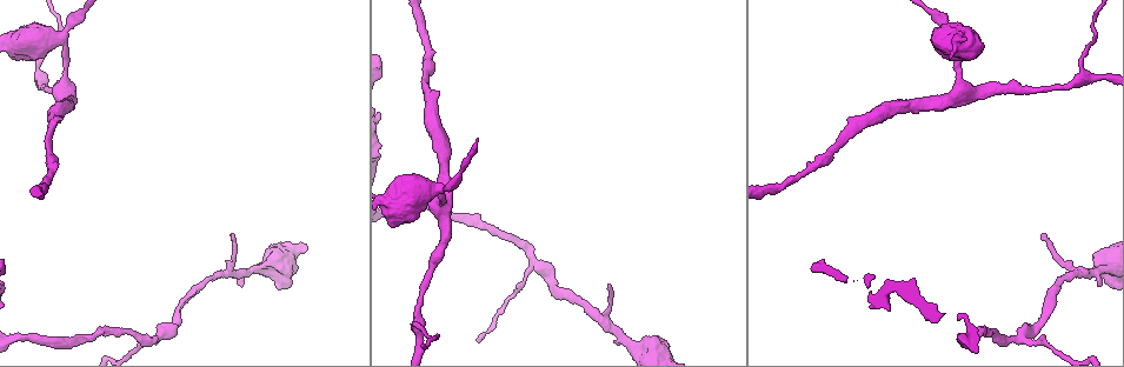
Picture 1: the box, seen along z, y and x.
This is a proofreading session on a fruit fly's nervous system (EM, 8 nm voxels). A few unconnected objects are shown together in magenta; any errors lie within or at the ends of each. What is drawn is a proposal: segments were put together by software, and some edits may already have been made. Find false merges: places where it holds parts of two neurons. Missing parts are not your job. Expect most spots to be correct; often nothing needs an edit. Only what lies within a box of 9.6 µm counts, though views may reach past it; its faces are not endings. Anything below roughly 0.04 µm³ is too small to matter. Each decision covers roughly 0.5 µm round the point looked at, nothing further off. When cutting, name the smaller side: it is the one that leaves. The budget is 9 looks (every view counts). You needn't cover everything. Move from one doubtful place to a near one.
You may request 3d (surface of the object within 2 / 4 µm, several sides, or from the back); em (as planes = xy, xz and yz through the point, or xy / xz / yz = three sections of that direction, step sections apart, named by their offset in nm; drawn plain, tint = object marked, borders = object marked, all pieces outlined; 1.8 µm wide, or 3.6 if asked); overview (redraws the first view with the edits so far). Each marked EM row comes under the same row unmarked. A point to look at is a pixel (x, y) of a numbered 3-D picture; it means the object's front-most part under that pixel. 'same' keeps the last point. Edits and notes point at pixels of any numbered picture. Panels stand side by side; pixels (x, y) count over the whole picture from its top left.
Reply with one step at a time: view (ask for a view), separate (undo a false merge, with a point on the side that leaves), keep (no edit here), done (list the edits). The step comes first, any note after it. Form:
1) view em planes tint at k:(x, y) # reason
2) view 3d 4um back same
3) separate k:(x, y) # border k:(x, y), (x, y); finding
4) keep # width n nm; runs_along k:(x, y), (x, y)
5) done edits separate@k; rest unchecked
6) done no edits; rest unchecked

view em planes tint at 1:(960, 93)

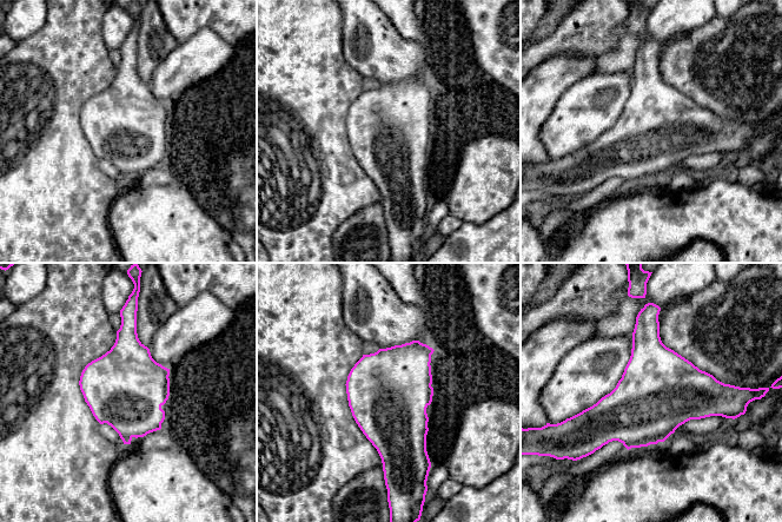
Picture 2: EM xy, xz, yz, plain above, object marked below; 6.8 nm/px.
keep # continuous, no second neuron

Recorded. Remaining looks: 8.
view 3d 4um at 1:(451, 183) # thick turns thin

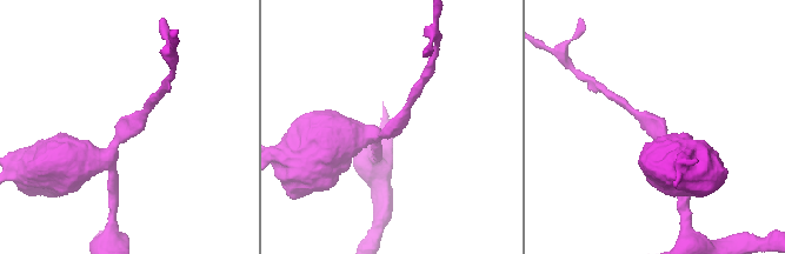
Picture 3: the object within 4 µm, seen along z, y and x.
view em planes tint at 3:(131, 127)

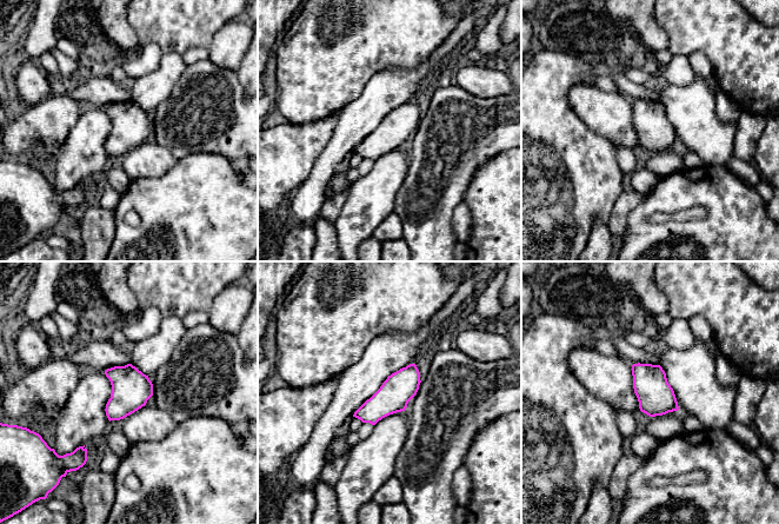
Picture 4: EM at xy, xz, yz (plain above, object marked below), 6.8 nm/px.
keep # all the same neuron

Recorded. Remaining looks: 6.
view 3d 4um at 1:(1084, 77) # branch point

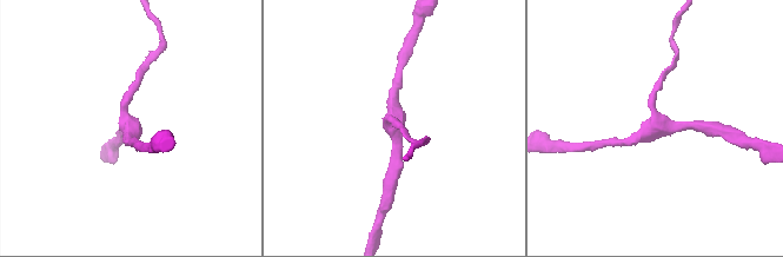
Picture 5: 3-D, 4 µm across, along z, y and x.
view em xy step 4 tint at 5:(388, 119) # arms 3; now the EM

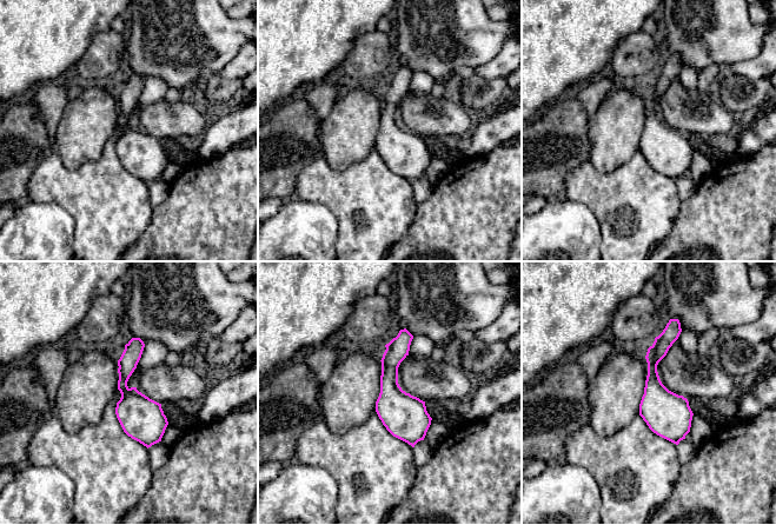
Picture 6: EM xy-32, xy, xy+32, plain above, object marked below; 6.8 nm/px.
keep # runs_along 6:(671, 325), (652, 384), (676, 440); one neuron here

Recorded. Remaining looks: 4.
view em planes tint at 1:(1018, 335) # branch point

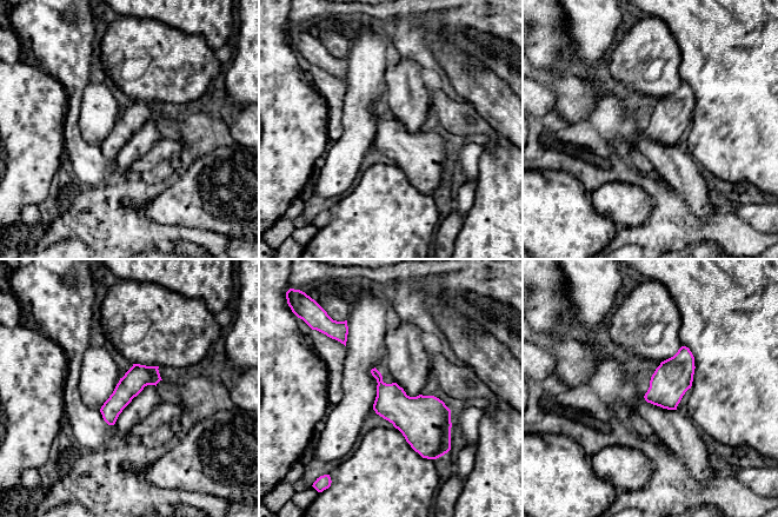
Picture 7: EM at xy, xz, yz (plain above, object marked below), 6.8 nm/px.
keep # runs_along 7:(154, 369), (111, 409), (111, 422); one neuron here

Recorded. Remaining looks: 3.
done no edits; rest unchecked

